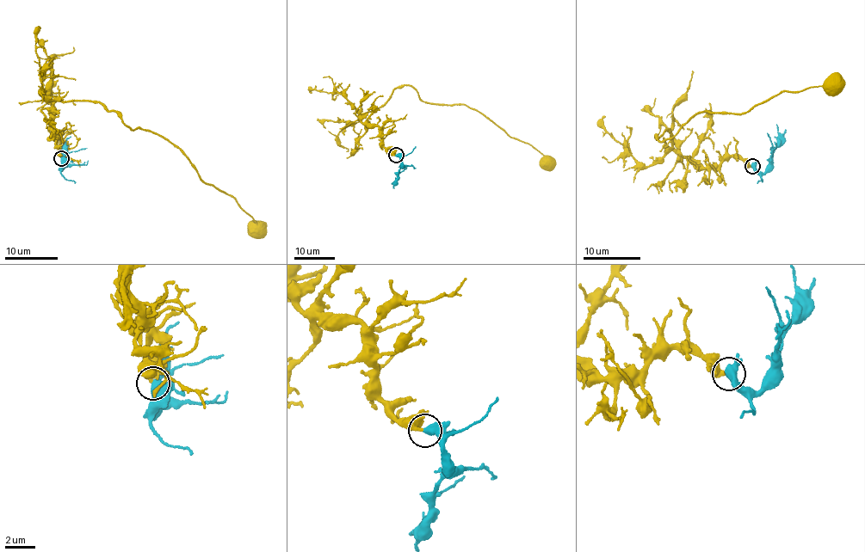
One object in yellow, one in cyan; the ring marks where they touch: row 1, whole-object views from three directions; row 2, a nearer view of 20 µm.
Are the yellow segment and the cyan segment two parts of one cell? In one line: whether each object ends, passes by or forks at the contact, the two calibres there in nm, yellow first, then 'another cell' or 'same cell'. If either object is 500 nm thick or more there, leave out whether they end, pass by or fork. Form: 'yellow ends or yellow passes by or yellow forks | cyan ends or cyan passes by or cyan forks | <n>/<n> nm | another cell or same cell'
280/650 nm | same cell

